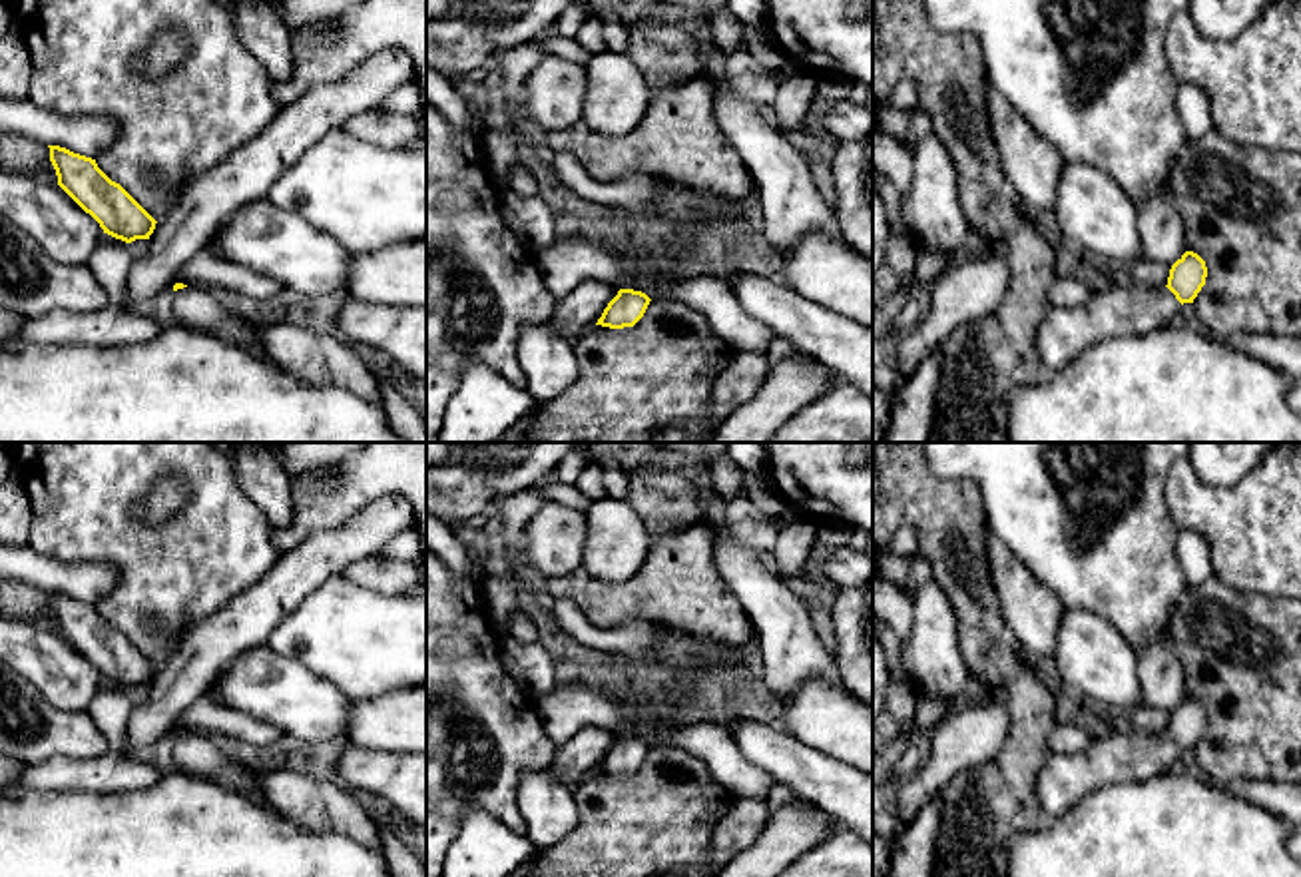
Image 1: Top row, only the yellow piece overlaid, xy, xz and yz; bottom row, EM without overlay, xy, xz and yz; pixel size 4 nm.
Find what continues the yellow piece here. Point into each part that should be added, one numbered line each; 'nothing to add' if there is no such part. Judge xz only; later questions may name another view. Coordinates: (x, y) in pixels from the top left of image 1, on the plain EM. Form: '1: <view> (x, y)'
1: xz (636, 700)

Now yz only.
1: yz (1064, 780)

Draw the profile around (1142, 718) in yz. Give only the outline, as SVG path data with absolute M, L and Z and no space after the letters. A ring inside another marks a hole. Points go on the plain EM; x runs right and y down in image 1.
M1140 704L1126 714L1126 720L1130 730L1146 733L1166 733L1170 716L1171 716L1170 712Z

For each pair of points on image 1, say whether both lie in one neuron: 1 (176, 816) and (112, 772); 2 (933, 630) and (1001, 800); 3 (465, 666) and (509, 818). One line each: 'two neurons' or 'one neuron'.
1: two neurons
2: two neurons
3: one neuron

